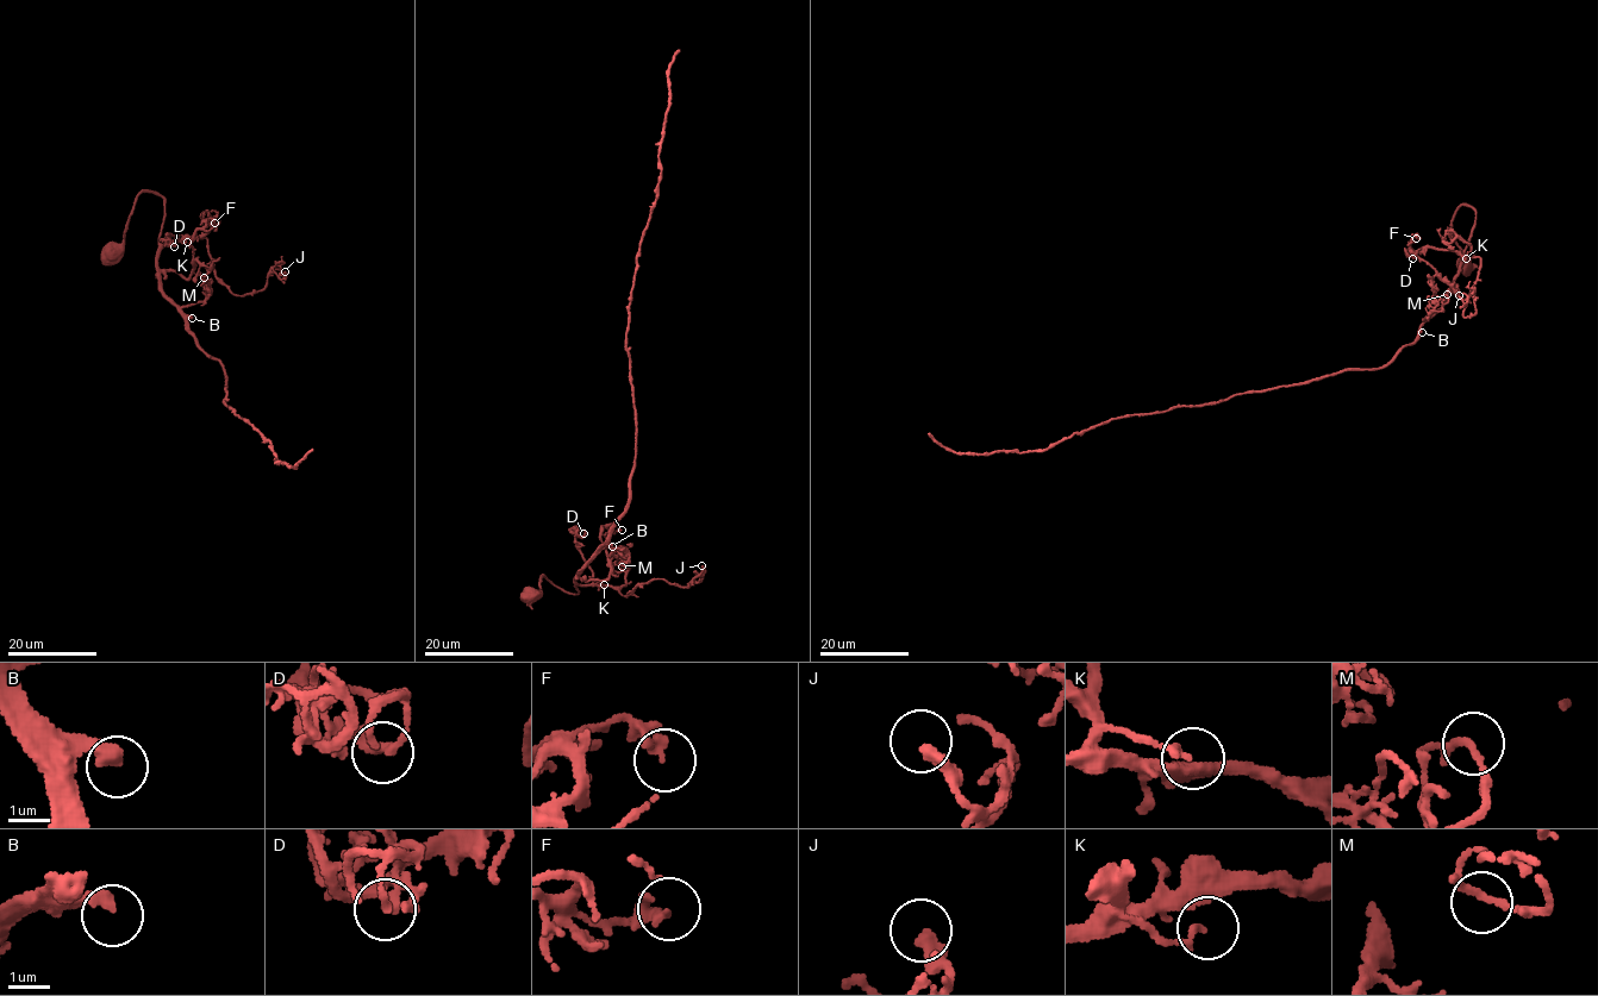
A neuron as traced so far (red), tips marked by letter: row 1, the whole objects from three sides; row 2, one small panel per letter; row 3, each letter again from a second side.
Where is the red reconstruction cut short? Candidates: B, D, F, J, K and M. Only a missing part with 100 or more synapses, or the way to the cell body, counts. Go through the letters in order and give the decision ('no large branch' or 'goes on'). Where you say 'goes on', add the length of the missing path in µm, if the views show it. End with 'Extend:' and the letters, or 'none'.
B: no large branch
D: no large branch
F: no large branch
J: no large branch
K: no large branch
M: no large branch
Extend: none

